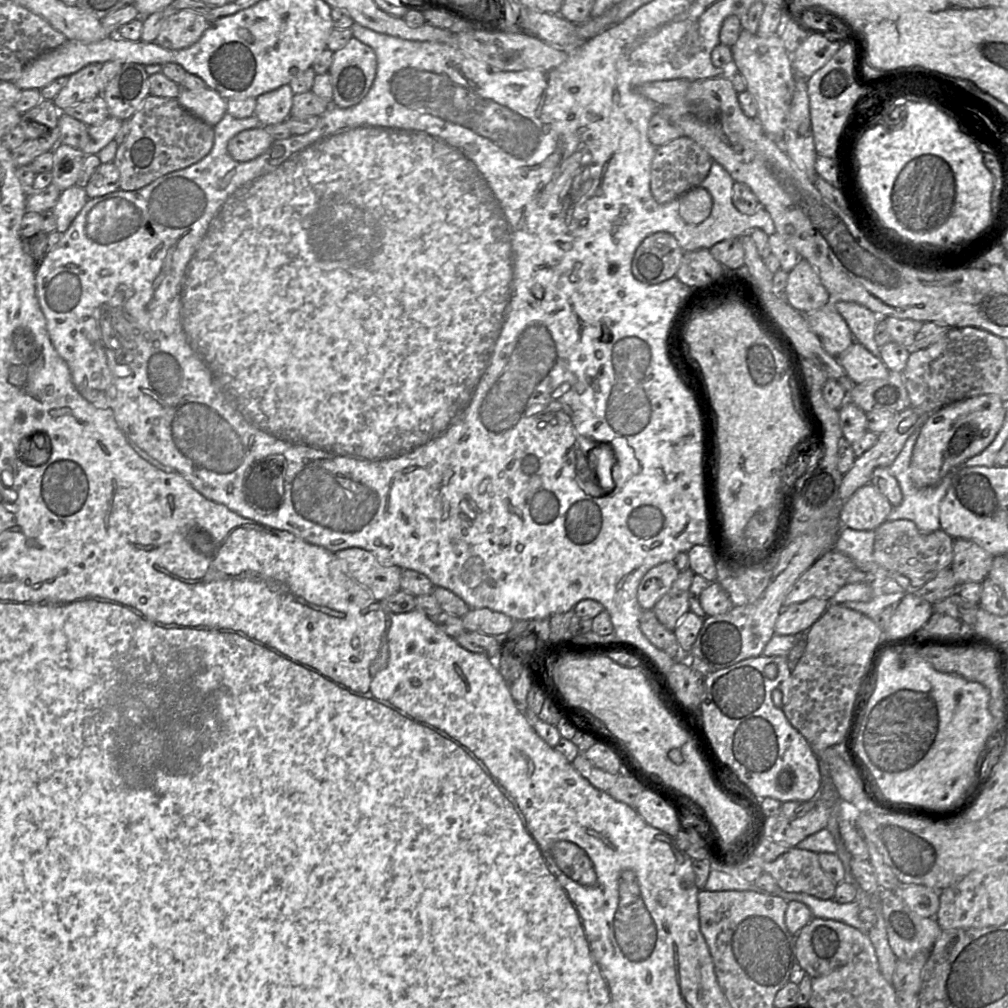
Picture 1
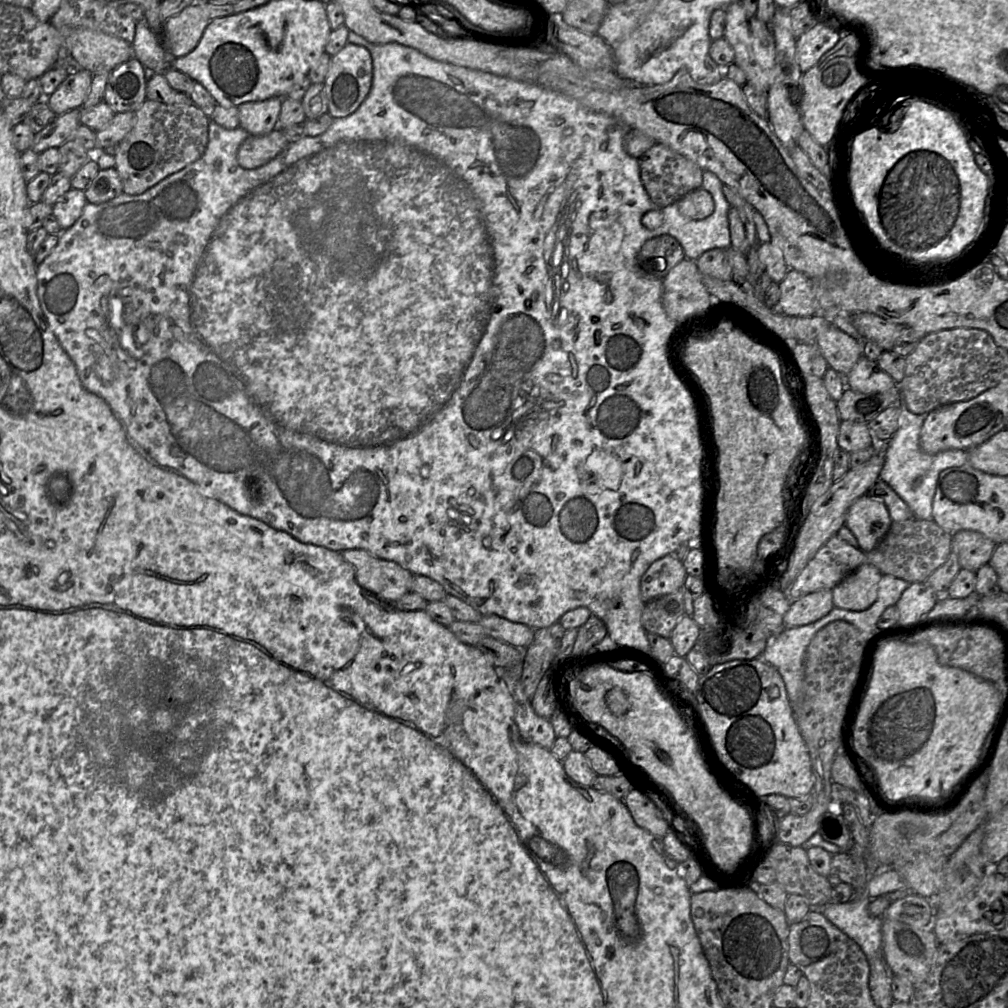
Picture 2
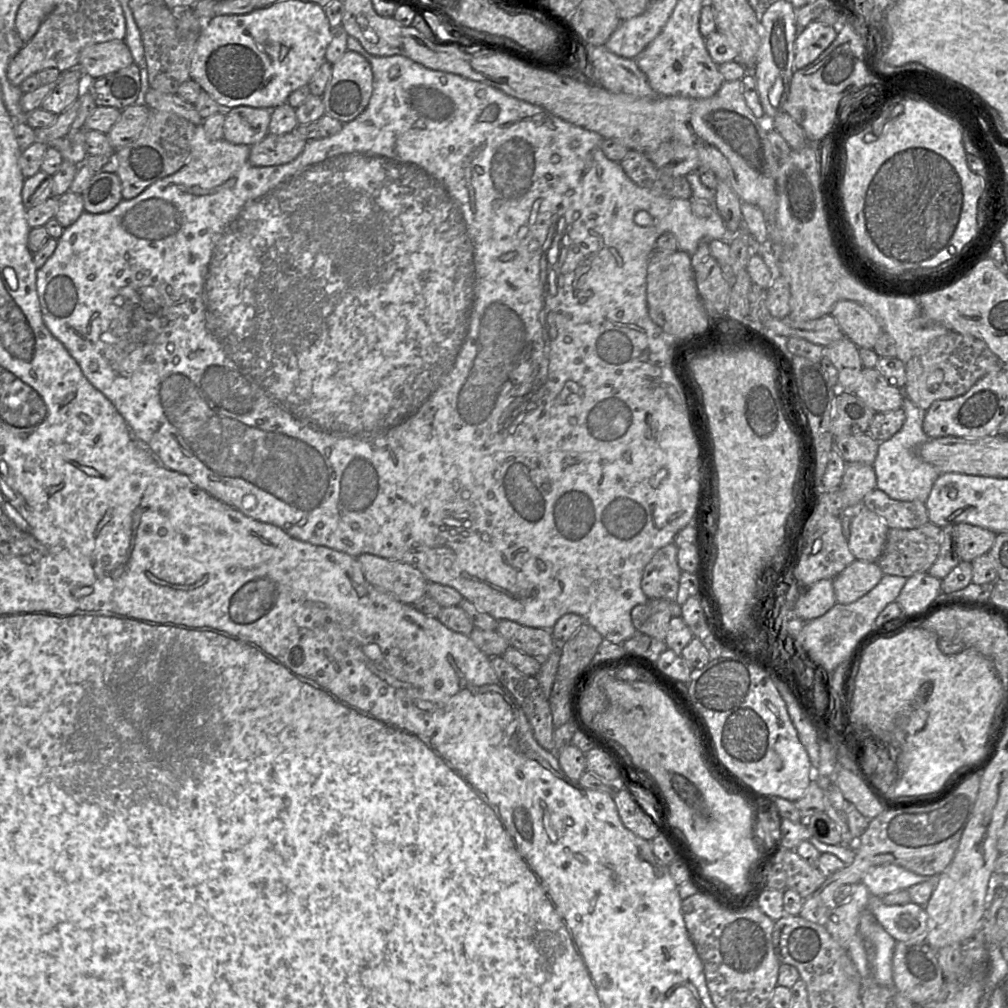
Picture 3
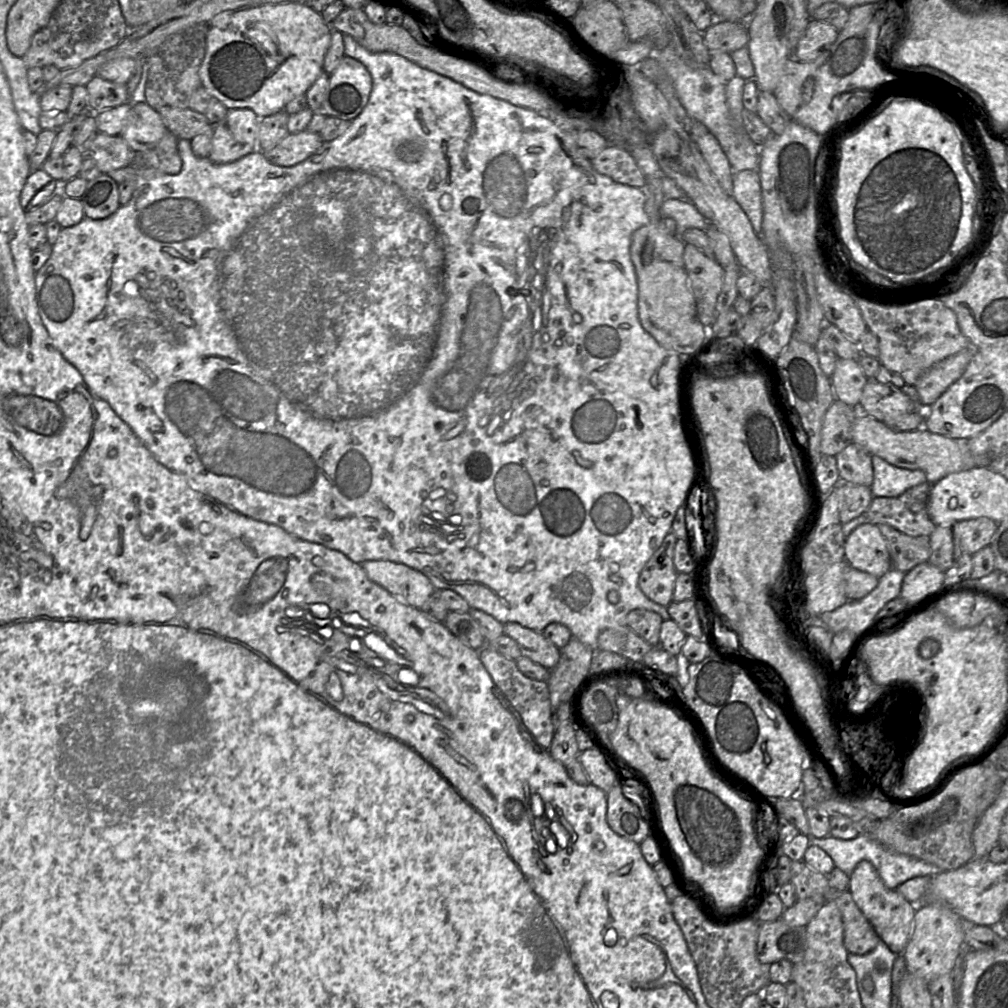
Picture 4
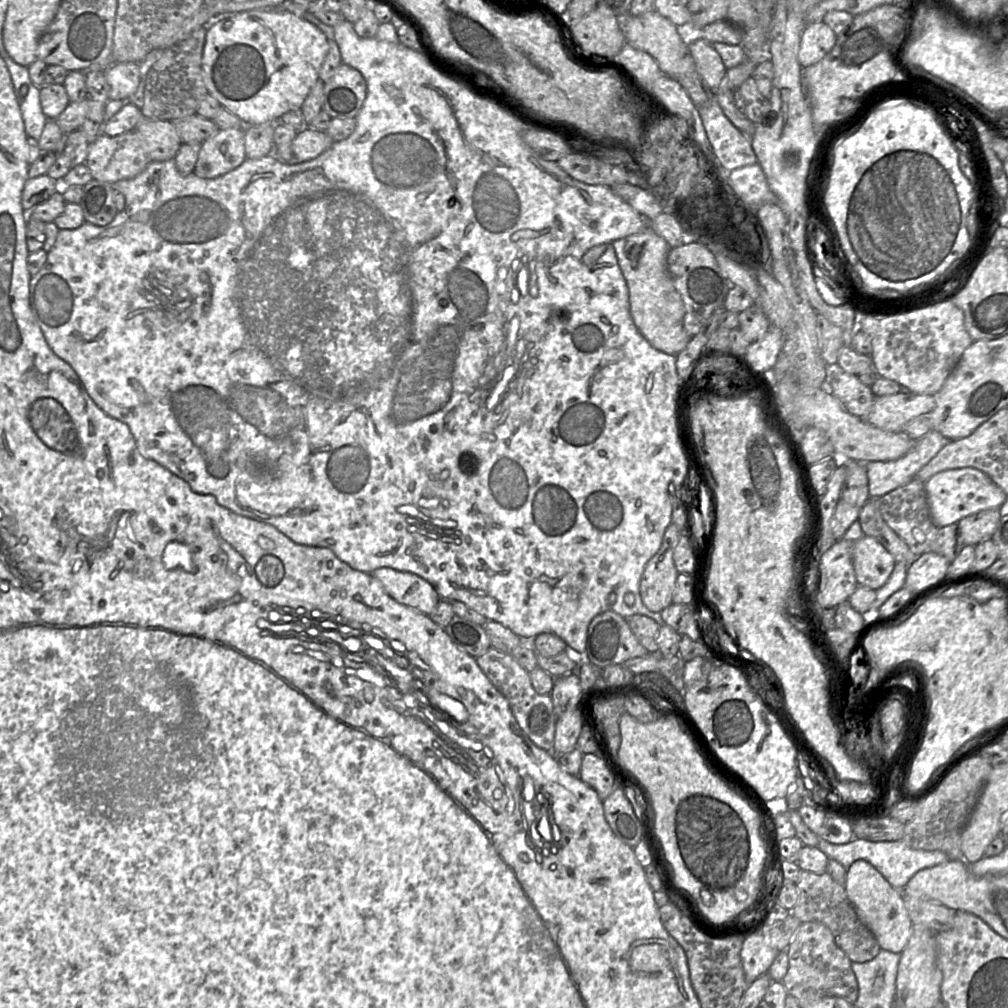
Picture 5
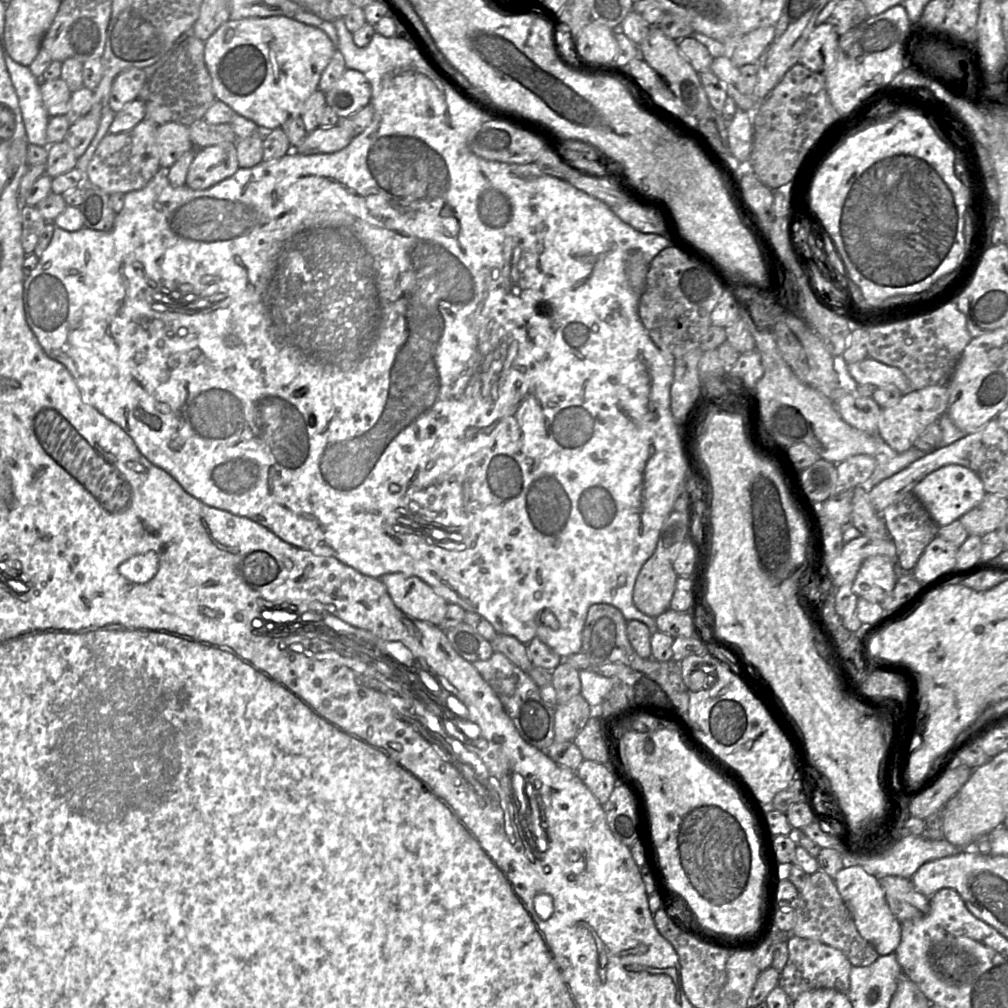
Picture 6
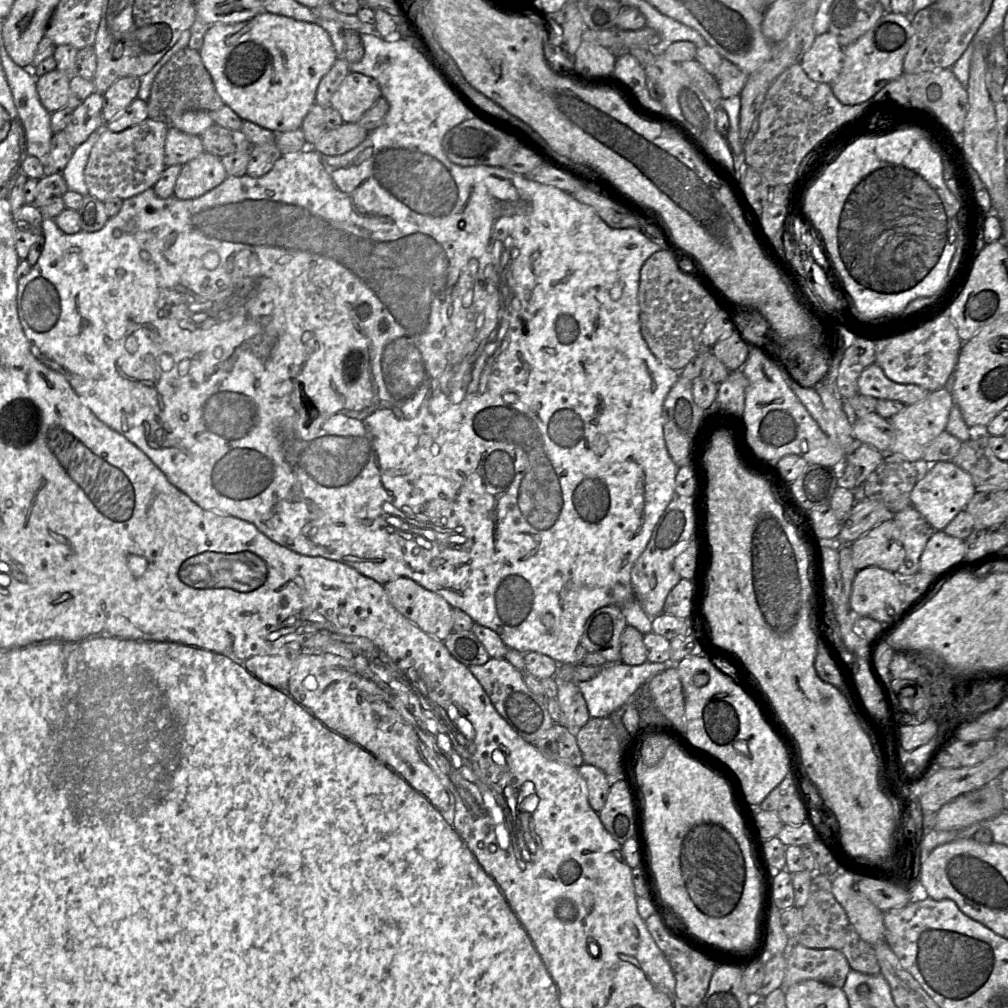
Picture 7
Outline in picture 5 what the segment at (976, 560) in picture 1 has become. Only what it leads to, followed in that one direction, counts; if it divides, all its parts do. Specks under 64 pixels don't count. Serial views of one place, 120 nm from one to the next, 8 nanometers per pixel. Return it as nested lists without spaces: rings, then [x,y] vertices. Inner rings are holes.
[[[993,508],[966,516],[957,523],[963,545],[976,546],[991,539],[997,529],[1002,509]]]

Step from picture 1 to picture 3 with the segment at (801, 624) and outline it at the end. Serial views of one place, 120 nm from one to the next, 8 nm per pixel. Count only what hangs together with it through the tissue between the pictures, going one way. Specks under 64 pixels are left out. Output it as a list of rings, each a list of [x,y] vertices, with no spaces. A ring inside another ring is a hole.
[[[822,579],[809,588],[802,588],[794,609],[798,617],[811,621],[824,615],[836,603],[833,579]]]

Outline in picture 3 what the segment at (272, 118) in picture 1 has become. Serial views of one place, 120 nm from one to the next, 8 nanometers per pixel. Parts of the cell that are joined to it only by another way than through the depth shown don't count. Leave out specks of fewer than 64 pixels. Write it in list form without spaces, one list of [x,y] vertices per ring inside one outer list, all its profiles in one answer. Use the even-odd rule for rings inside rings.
[[[239,106],[225,110],[223,139],[232,144],[253,146],[268,134],[274,108]]]

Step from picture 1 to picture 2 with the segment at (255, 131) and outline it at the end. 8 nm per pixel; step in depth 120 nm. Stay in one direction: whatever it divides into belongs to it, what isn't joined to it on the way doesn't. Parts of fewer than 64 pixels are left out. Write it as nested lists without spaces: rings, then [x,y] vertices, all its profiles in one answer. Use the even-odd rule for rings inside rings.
[[[281,129],[262,136],[250,135],[238,148],[238,164],[244,169],[256,169],[275,158],[287,145]]]

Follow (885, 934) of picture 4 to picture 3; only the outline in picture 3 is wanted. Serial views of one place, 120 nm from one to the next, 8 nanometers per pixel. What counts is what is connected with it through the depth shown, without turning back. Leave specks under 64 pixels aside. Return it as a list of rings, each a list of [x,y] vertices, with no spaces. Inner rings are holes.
[[[870,895],[868,909],[896,942],[925,940],[927,913],[924,907],[913,902],[886,905],[881,897]]]

